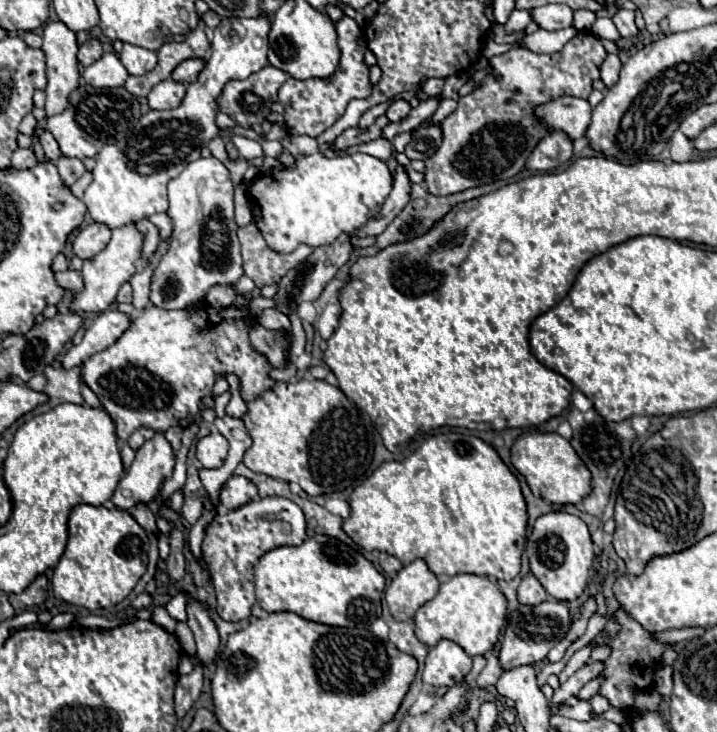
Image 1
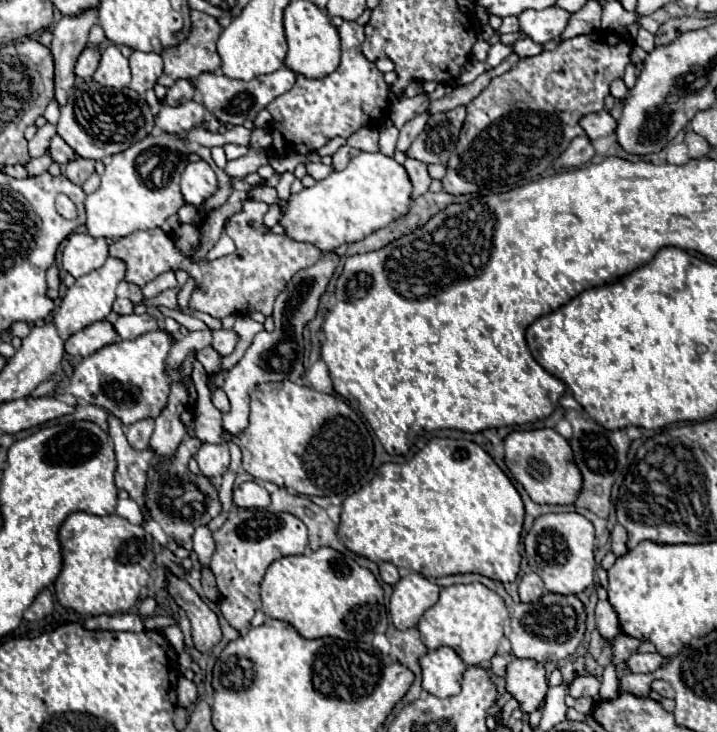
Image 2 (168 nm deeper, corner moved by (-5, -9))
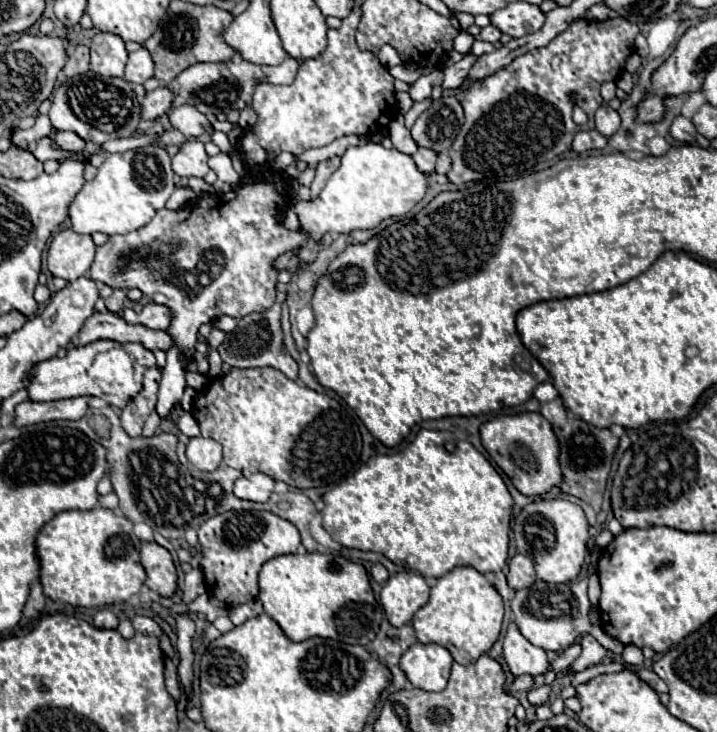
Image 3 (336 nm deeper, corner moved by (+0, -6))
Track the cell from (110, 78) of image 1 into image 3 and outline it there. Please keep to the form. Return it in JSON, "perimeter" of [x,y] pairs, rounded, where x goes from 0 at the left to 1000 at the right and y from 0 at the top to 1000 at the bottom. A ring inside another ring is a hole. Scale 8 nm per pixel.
{"perimeter":[[[134,44],[126,60],[126,93],[134,101],[151,104],[151,107],[170,107],[173,90],[176,90],[176,68],[167,49],[151,46],[151,44]]]}

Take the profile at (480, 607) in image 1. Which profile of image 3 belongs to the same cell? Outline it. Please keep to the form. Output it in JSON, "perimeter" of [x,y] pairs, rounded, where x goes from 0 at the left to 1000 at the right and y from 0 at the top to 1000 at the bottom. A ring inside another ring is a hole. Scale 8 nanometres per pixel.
{"perimeter":[[[656,773],[633,776],[622,787],[611,790],[611,798],[600,806],[600,820],[589,828],[577,844],[580,872],[589,880],[614,880],[628,888],[639,907],[658,907],[675,896],[697,869],[703,844],[703,828],[697,811],[678,795],[678,790]]]}

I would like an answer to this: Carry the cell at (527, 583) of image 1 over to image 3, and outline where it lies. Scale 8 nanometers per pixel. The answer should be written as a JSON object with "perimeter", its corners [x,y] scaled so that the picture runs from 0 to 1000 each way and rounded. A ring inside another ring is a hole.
{"perimeter":[[[720,757],[711,768],[709,768],[709,801],[717,806],[731,806],[739,803],[748,792],[748,781],[745,781],[745,770],[736,760]]]}

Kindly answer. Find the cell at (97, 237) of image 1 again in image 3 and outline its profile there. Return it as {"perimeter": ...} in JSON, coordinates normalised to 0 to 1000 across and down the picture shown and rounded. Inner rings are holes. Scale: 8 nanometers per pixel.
{"perimeter":[[[84,314],[67,339],[67,369],[95,385],[123,374],[131,358],[134,333],[128,322],[106,320],[103,314]]]}

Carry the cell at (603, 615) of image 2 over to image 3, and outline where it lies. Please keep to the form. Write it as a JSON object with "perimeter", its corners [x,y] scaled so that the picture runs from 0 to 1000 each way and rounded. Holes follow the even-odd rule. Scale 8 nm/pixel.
{"perimeter":[[[817,866],[812,872],[812,893],[798,904],[795,910],[795,921],[803,921],[803,918],[815,918],[820,910],[828,910],[828,907],[837,907],[840,899],[845,896],[845,888],[834,880],[834,874],[823,866]]]}

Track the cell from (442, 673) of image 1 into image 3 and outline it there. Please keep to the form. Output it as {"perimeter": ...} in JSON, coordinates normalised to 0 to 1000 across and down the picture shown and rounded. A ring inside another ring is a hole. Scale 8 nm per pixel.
{"perimeter":[[[586,877],[572,883],[558,902],[558,913],[566,918],[569,929],[580,940],[600,945],[614,945],[622,940],[630,907],[633,899],[619,883]]]}

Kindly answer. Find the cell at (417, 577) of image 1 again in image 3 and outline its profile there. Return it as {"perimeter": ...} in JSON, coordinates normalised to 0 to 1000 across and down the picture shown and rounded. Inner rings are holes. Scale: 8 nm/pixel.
{"perimeter":[[[555,781],[547,784],[530,809],[530,822],[547,855],[563,855],[575,847],[577,836],[594,825],[600,801],[586,784]]]}

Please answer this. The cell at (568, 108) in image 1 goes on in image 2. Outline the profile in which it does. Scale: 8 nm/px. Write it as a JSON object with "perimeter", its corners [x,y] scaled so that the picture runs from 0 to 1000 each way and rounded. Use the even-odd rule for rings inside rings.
{"perimeter":[[[841,149],[841,152],[835,152],[835,154],[824,154],[824,157],[816,157],[813,163],[810,163],[810,173],[816,176],[816,182],[819,182],[819,187],[824,190],[824,193],[830,193],[830,190],[835,190],[835,187],[847,187],[847,184],[855,184],[858,182],[858,163],[855,163],[855,157],[847,152],[847,149]]]}

